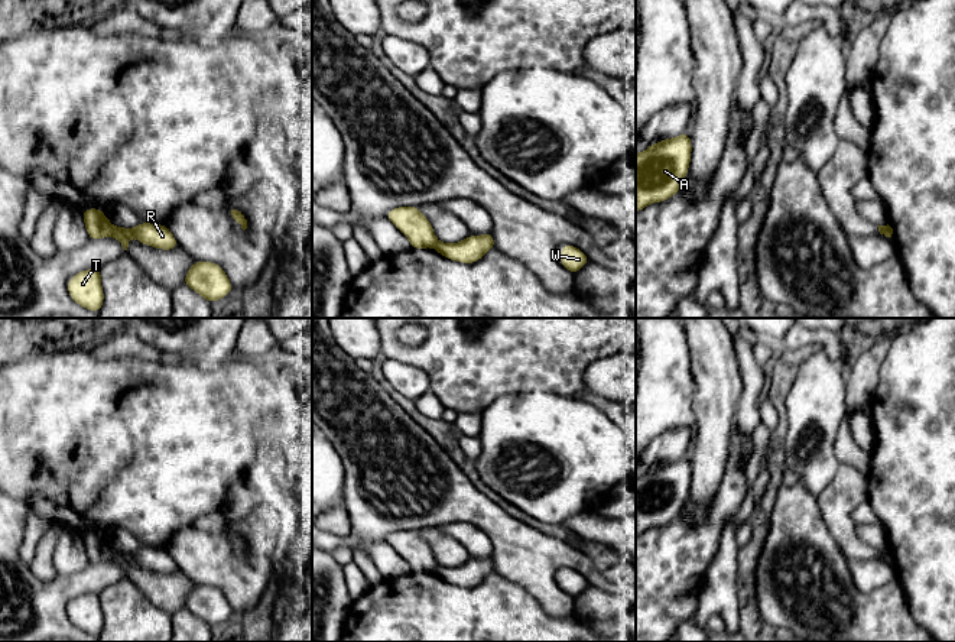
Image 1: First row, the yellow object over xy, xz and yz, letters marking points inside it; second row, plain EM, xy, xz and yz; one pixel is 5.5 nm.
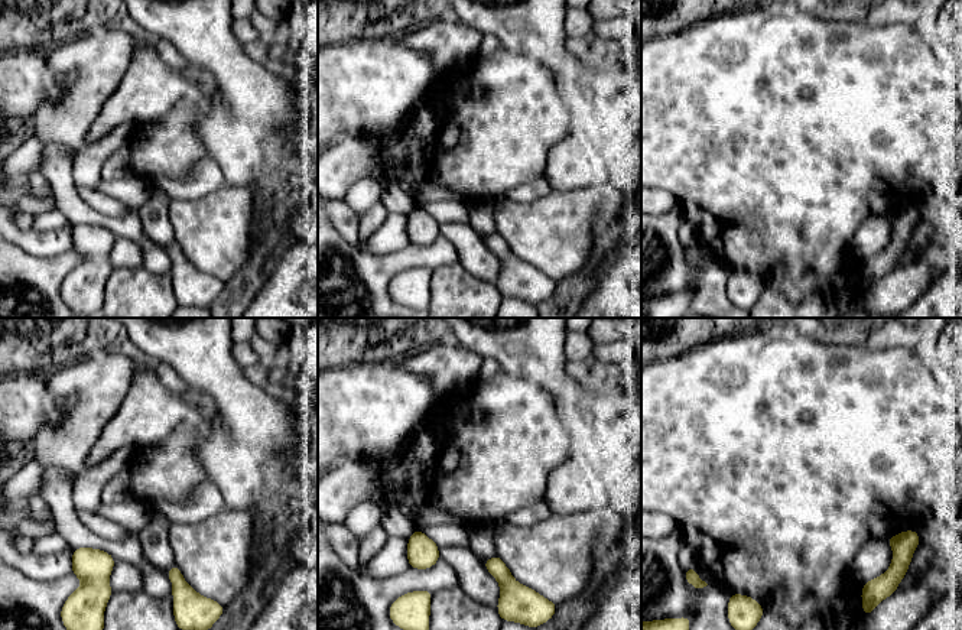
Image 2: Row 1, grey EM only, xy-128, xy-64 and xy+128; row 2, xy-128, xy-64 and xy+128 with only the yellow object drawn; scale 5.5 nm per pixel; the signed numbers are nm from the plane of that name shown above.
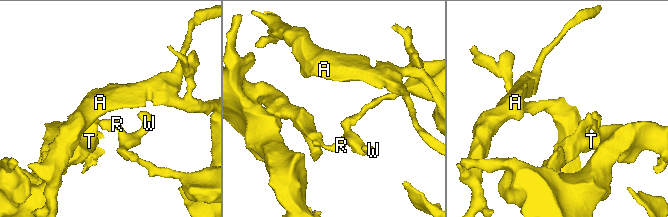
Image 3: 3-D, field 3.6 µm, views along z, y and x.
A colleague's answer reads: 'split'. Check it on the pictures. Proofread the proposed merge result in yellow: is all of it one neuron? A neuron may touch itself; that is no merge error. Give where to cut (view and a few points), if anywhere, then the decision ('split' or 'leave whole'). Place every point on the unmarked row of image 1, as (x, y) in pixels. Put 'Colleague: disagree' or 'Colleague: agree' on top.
Colleague: agree
xy (113, 550), (110, 560) | split

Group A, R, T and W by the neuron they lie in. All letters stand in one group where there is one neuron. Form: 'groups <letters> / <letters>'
groups A T / R W

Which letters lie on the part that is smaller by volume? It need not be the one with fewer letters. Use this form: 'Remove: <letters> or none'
Remove: R, W

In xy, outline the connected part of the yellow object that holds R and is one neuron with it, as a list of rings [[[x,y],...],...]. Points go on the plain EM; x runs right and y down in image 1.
[[[143,545],[131,552],[113,551],[111,561],[117,562],[124,574],[129,571],[130,560],[146,570],[160,574],[172,574],[179,570],[168,549],[163,548],[152,548]]]

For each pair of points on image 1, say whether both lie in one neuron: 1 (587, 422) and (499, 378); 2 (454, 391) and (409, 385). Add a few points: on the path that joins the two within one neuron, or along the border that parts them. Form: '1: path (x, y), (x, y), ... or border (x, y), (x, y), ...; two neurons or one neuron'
1: border (558, 394), (510, 392), (493, 402); two neurons
2: border (406, 363), (418, 366), (428, 376), (431, 389); two neurons

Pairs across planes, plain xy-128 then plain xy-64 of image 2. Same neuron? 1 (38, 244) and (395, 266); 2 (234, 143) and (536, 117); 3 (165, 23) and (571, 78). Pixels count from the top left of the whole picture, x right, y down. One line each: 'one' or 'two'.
1: two
2: two
3: one

